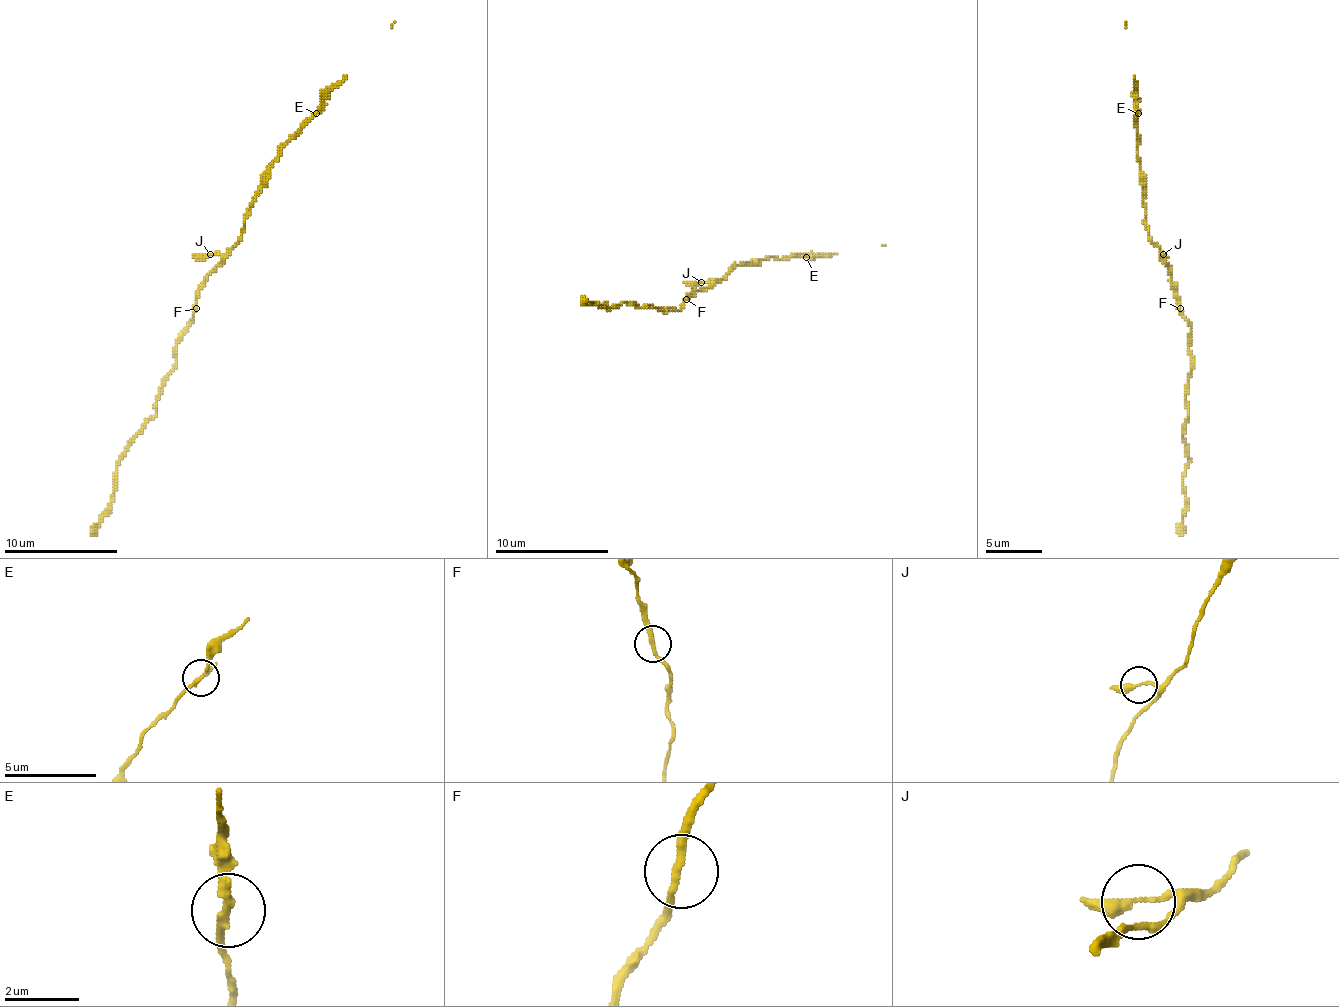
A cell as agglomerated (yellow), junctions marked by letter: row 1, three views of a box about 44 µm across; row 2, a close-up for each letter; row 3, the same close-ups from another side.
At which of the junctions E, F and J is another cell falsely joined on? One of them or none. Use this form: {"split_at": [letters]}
{"split_at": []}

